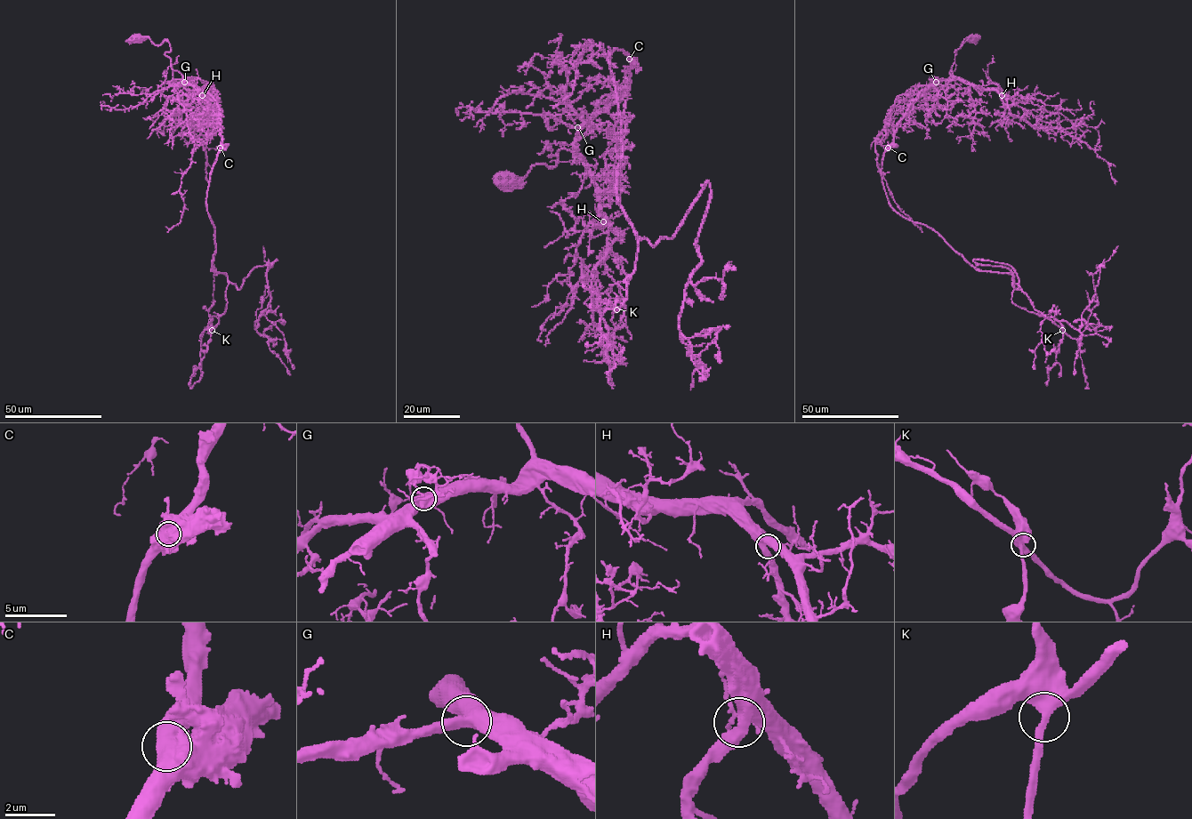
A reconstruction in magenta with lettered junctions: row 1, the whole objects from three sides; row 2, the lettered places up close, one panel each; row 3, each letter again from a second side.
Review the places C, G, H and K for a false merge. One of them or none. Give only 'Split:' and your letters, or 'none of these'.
Split: none of these

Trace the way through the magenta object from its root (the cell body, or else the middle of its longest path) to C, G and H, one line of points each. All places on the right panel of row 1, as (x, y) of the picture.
C: (972, 40), (962, 44), (963, 40), (955, 51), (953, 76), (922, 93), (898, 123), (888, 148)
G: (972, 40), (970, 37), (962, 44), (963, 40), (955, 51), (954, 63), (951, 69), (953, 76), (936, 82)
H: (972, 40), (970, 37), (962, 44), (963, 40), (955, 51), (952, 74), (973, 87), (996, 90), (1002, 95)

